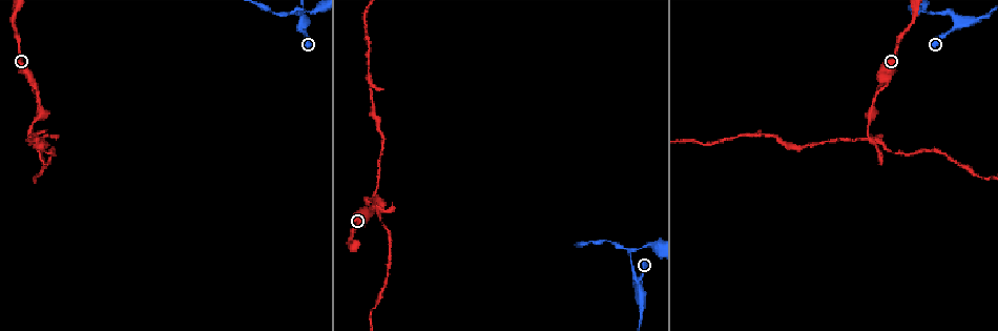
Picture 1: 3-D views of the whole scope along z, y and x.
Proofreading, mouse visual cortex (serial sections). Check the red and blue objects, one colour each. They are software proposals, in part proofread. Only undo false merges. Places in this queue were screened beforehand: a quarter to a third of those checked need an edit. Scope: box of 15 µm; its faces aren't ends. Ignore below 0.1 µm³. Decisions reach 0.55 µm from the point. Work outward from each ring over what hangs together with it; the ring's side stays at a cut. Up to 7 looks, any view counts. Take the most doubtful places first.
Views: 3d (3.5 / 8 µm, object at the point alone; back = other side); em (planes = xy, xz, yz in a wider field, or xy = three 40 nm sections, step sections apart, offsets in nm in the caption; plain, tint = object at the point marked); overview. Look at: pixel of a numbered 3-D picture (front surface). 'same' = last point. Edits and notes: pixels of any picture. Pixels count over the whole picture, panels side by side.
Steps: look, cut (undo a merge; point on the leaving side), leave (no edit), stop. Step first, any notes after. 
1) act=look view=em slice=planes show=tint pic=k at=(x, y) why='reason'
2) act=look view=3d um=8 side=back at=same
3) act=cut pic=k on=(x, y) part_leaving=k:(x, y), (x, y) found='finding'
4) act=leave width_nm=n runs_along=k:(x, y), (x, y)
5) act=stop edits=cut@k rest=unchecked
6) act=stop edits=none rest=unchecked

act=look view=3d um=8 pic=1 at=(877, 140) why='three arms meet'

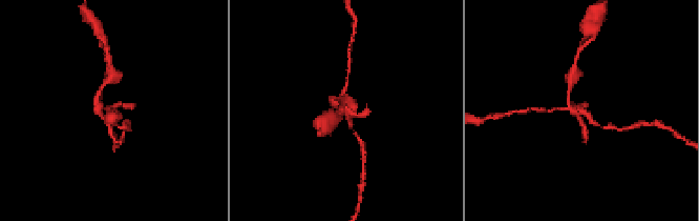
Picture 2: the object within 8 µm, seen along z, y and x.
act=look view=3d um=3.5 pic=2 at=(579, 113) why='closer look'

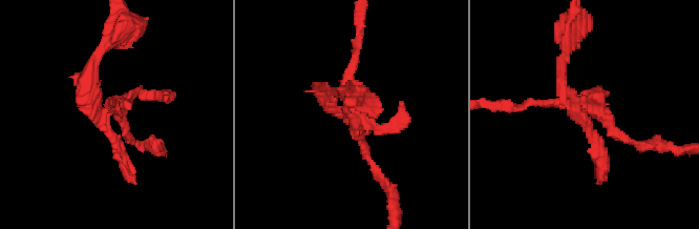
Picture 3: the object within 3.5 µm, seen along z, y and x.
act=look view=em slice=xy step=5 show=tint pic=3 at=(583, 109)

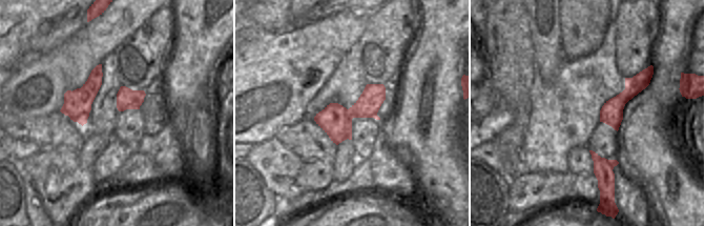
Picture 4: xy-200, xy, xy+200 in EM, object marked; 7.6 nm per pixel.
act=cut pic=3 on=(591, 106) width_nm=240 part_leaving=3:(88, 100), (91, 112), (124, 106) found='a second cell is stuck on'

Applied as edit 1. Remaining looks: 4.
act=look view=overview

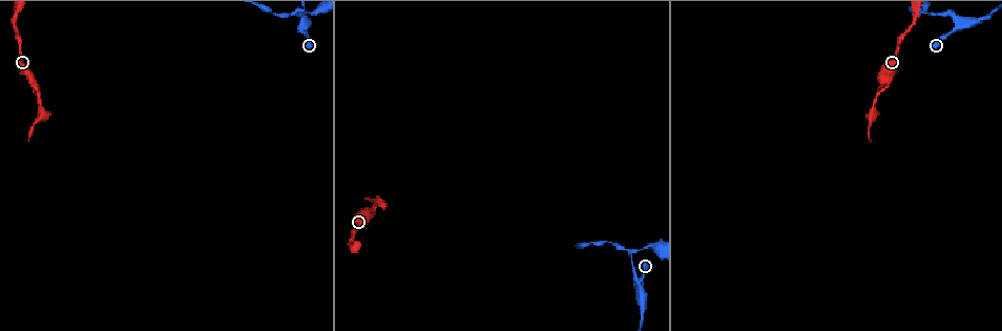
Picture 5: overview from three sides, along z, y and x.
act=look view=3d um=3.5 pic=5 at=(303, 27) why='narrows sharply'

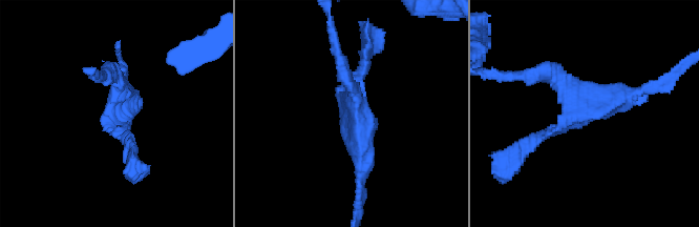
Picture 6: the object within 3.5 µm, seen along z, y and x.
act=look view=em slice=xy step=5 show=plain pic=6 at=(121, 110)

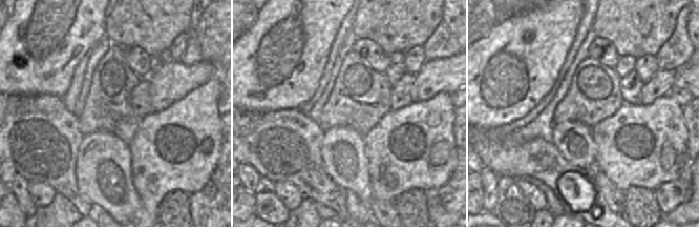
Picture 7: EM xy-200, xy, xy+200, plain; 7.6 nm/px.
act=look view=em slice=xy step=5 show=tint at=same

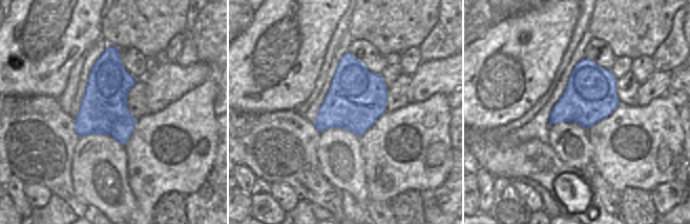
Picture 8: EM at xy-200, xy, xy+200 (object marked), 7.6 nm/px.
act=leave runs_along=6:(131, 147), (119, 83), (106, 69) found='all the same cell'

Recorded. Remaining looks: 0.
act=stop edits=cut@3 rest=unchecked

